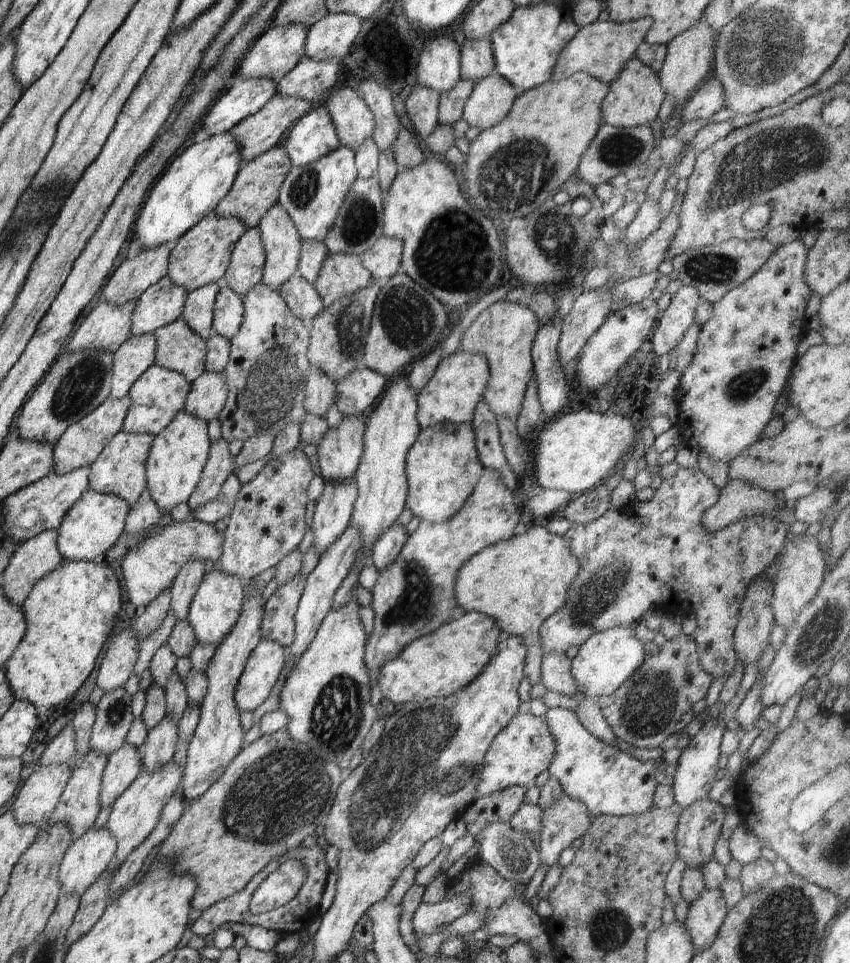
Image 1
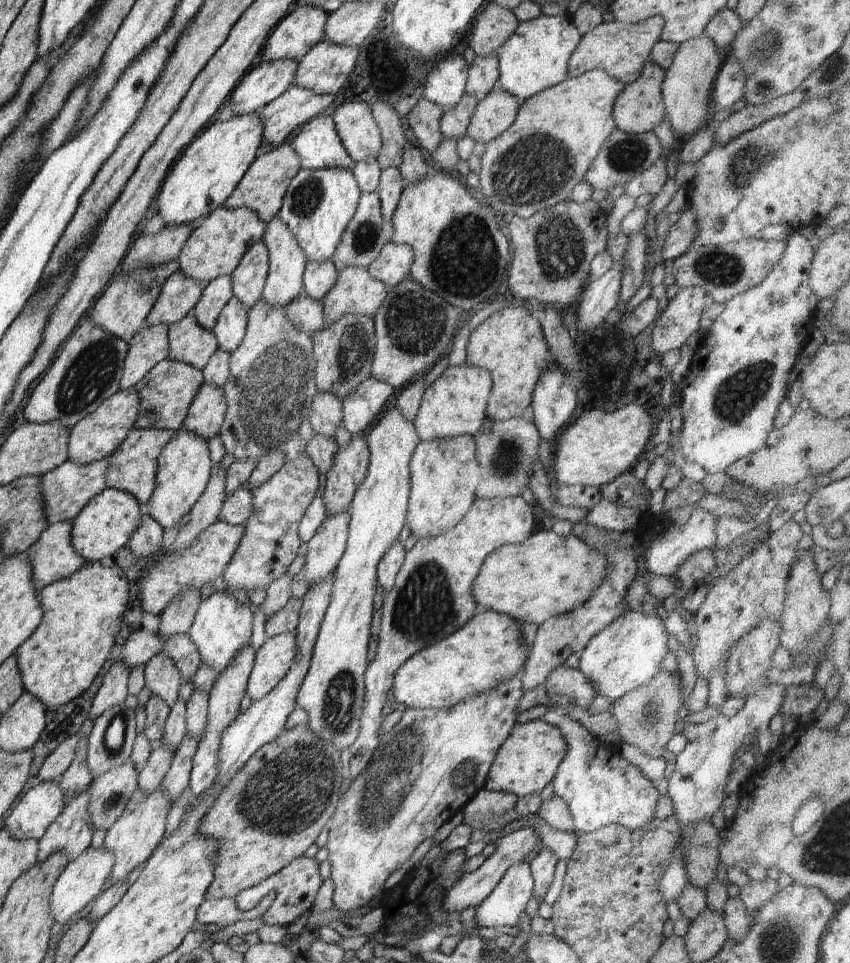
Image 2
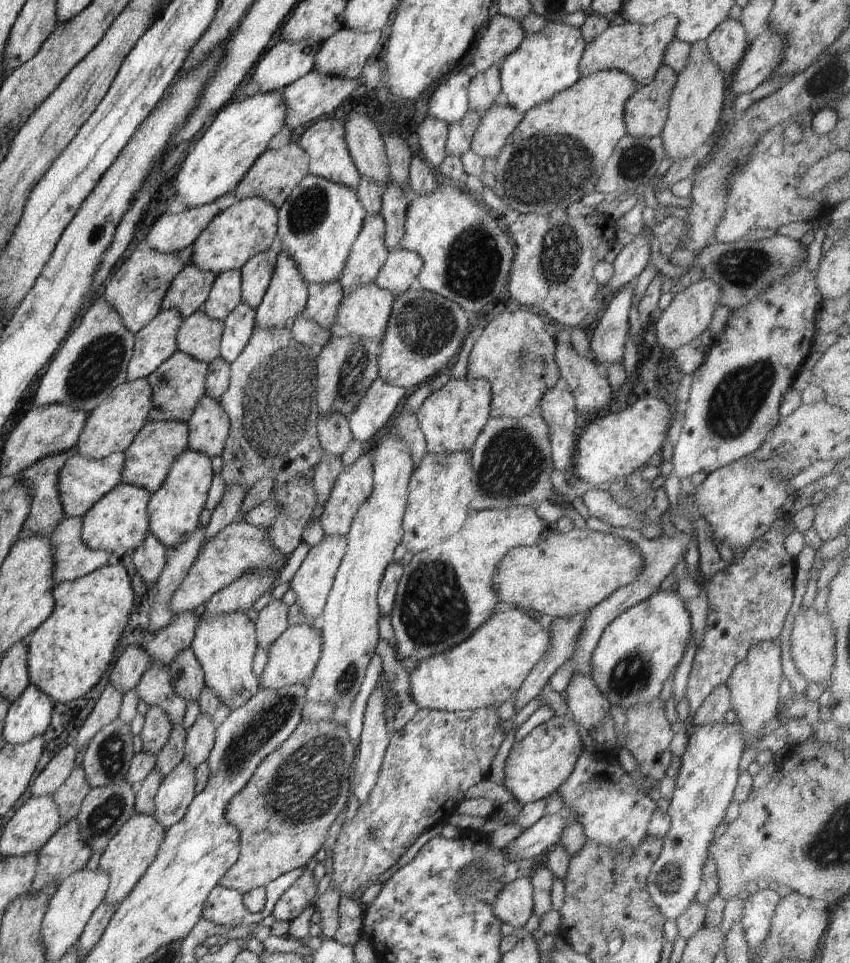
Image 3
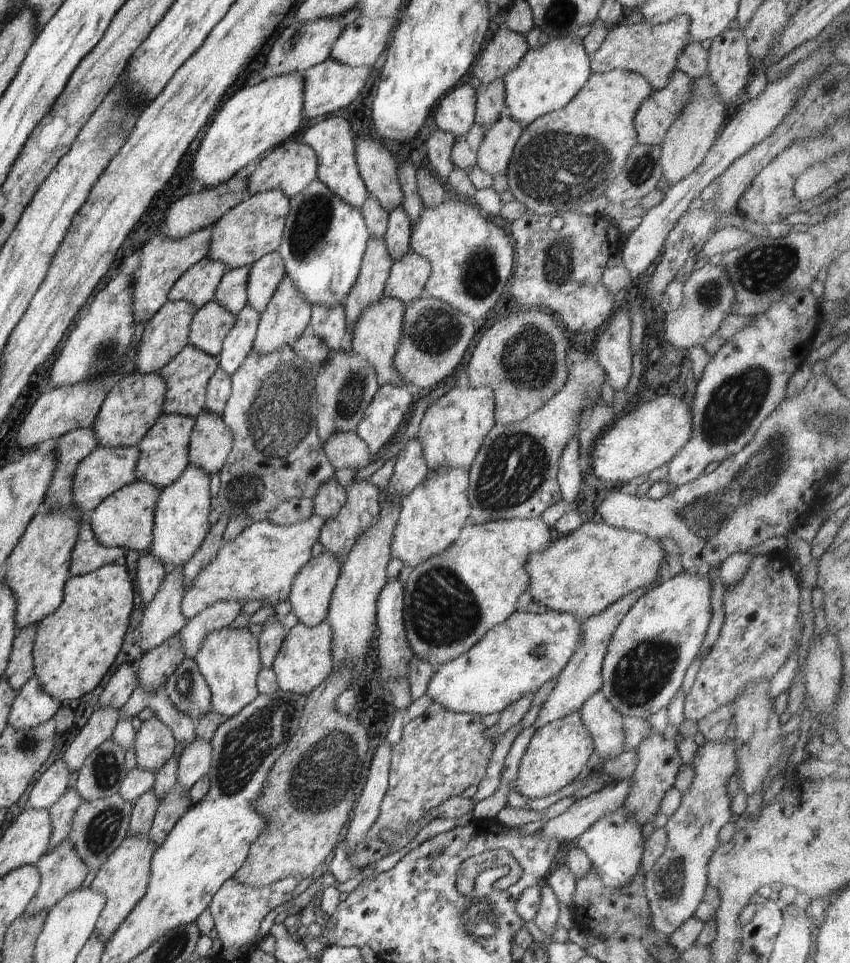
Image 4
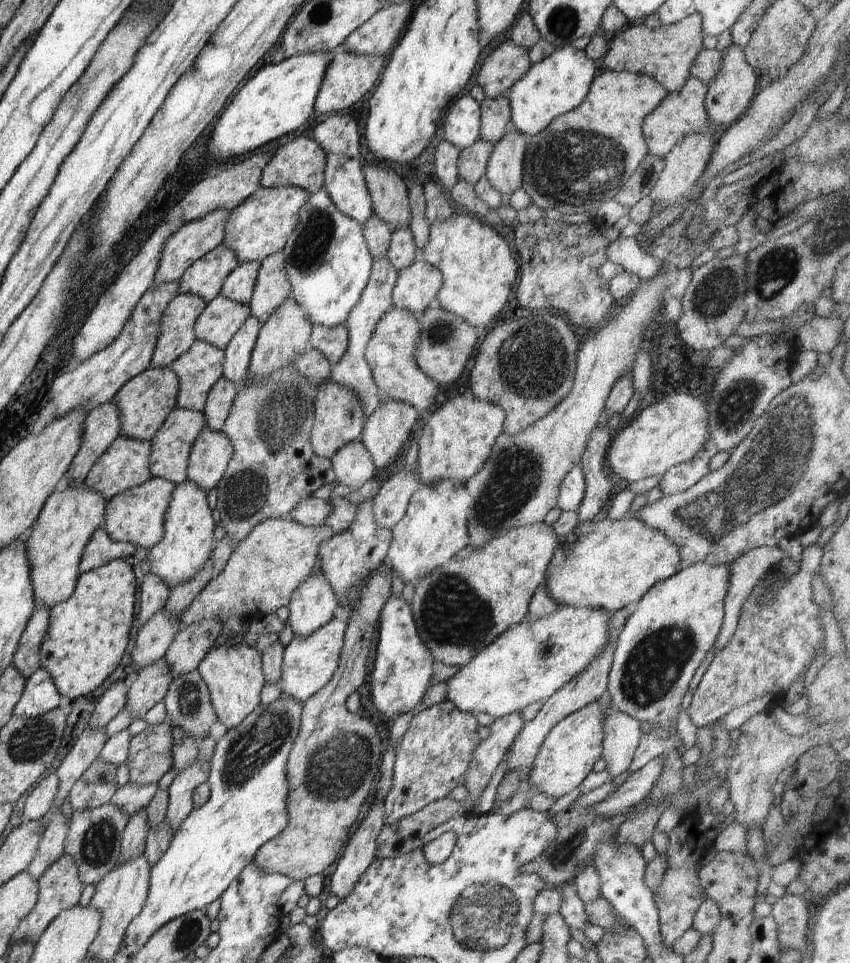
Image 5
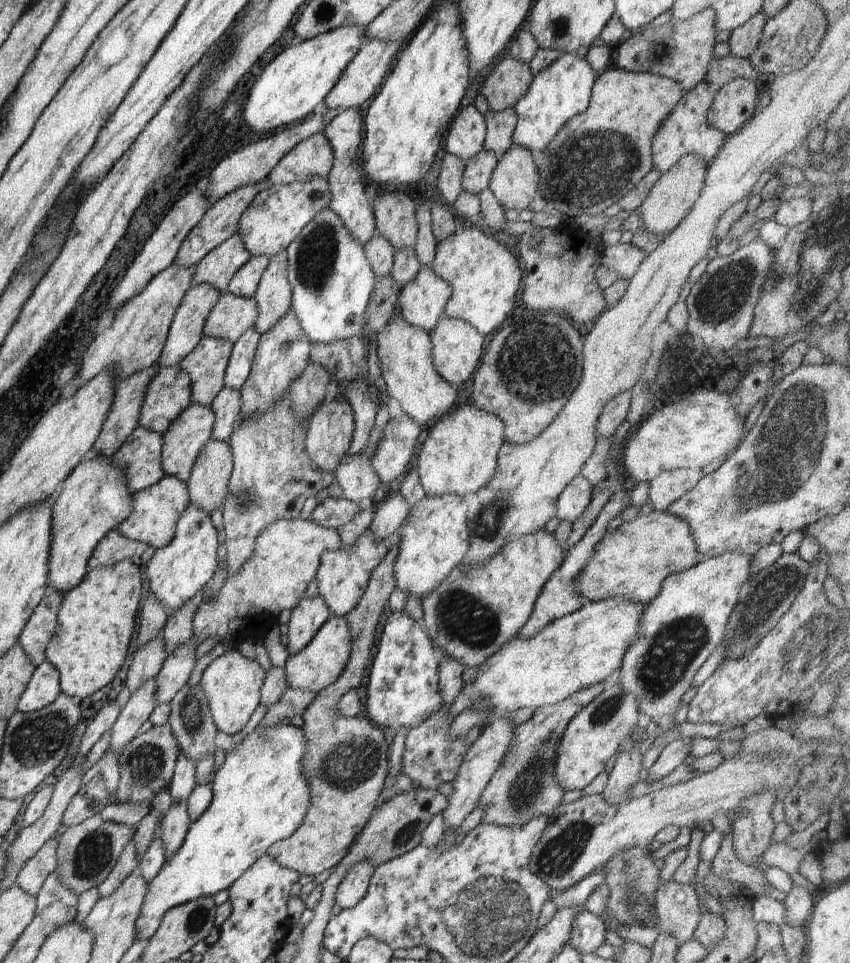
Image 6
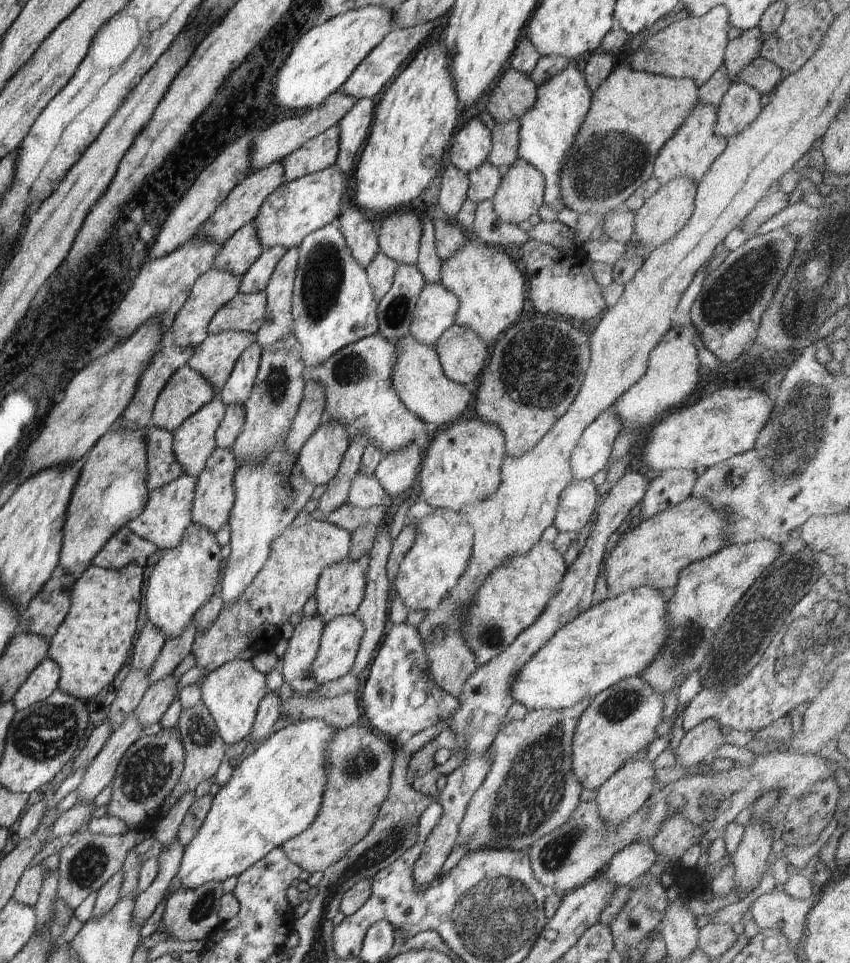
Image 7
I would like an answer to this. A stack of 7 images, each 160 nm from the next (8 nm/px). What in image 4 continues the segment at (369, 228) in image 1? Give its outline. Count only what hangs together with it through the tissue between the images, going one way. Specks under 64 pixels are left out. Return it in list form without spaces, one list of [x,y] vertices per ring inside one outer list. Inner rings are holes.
[[[370,236],[356,282],[342,302],[345,308],[345,321],[348,330],[348,334],[344,336],[341,342],[341,348],[345,351],[350,351],[353,348],[351,330],[361,310],[384,297],[386,279],[393,264],[394,260],[390,256],[383,239]]]

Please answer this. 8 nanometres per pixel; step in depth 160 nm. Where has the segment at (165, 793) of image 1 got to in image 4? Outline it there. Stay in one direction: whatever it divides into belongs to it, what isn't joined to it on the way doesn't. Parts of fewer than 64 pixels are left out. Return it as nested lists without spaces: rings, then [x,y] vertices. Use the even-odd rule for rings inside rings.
[[[127,835],[108,860],[97,870],[91,887],[106,897],[106,904],[95,924],[95,933],[105,942],[130,914],[134,905],[146,894],[151,873],[153,852],[158,846],[151,843],[148,835]]]

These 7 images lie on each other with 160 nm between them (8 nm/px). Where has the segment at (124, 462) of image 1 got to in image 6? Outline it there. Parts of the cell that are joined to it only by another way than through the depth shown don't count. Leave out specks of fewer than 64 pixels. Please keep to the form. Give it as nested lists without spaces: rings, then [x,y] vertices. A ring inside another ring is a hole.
[[[198,403],[188,405],[175,418],[162,435],[163,445],[161,450],[162,470],[169,477],[179,478],[182,482],[187,482],[190,478],[191,468],[195,463],[202,447],[212,439],[212,429],[215,421],[215,414],[210,407],[199,405]]]

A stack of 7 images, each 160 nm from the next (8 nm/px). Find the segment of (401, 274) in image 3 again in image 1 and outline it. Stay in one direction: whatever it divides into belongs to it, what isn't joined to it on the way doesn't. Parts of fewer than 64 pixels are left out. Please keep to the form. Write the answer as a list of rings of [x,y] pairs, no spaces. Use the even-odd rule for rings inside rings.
[[[382,236],[374,247],[358,258],[374,280],[392,278],[402,271],[403,242],[398,238]]]

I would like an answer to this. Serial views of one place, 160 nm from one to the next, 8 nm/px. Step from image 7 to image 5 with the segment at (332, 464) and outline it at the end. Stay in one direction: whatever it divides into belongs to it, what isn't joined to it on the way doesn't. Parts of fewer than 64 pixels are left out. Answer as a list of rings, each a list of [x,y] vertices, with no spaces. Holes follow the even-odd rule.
[[[326,380],[316,387],[314,395],[314,427],[311,431],[311,444],[320,458],[330,459],[342,446],[357,441],[358,436],[363,432],[364,412],[358,396],[350,390],[342,388],[336,382]]]

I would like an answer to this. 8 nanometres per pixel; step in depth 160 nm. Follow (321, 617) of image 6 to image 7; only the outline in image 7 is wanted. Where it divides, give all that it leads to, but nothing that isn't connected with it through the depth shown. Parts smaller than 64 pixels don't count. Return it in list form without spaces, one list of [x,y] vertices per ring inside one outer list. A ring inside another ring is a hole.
[[[317,614],[314,616],[302,616],[302,618],[303,621],[300,622],[300,624],[296,624],[294,635],[288,642],[288,649],[282,658],[280,674],[282,674],[284,682],[291,686],[294,695],[308,697],[310,692],[318,690],[318,686],[320,686],[320,684],[312,678],[310,666],[314,664],[314,660],[316,656],[318,656],[318,648],[320,648],[320,640],[323,634],[322,626],[324,624]]]

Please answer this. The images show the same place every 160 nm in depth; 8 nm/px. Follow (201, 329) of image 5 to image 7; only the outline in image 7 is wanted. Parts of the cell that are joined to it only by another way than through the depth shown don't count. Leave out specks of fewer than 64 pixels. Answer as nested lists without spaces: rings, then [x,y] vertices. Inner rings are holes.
[[[264,291],[236,294],[216,312],[208,326],[209,334],[224,331],[258,332],[266,320],[266,304]]]

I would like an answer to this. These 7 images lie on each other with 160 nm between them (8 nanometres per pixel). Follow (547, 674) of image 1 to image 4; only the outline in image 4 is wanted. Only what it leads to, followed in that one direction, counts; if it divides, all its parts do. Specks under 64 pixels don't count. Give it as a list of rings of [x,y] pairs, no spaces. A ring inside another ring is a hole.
[[[601,692],[590,696],[578,712],[600,758],[609,760],[624,752],[624,716]]]

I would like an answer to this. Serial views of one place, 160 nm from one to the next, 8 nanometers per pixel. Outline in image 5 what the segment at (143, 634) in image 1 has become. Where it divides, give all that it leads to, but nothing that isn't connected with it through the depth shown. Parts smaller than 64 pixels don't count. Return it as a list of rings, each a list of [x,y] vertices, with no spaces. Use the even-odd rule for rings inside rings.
[[[120,680],[102,694],[88,722],[90,730],[105,728],[122,712],[126,705],[128,690],[125,682]]]

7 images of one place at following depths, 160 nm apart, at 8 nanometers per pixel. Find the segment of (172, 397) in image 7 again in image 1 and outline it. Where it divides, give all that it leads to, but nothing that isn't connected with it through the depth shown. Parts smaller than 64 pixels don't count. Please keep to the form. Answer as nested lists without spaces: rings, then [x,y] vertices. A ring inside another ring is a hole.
[[[126,396],[122,399],[112,399],[109,397],[96,410],[84,416],[82,420],[72,424],[62,437],[54,444],[54,470],[56,474],[68,474],[78,468],[90,467],[102,450],[110,444],[110,440],[122,431],[126,414],[132,406],[130,398]]]

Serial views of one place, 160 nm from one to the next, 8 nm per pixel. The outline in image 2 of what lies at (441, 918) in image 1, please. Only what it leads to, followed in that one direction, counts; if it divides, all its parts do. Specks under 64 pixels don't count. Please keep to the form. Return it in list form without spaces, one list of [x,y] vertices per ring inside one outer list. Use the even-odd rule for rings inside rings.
[[[532,828],[518,829],[504,837],[498,837],[498,842],[494,843],[494,854],[488,856],[484,864],[474,872],[466,873],[464,878],[456,882],[456,885],[446,893],[442,901],[442,909],[445,912],[458,912],[458,910],[466,910],[468,906],[477,908],[494,891],[510,866],[532,857],[540,846],[540,835]]]

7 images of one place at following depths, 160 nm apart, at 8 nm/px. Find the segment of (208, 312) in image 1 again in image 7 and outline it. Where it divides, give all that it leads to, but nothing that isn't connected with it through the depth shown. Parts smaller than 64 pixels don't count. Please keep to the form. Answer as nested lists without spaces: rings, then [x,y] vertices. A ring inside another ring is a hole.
[[[282,246],[264,249],[258,261],[254,262],[254,265],[250,266],[250,270],[243,275],[239,293],[253,294],[265,291],[272,278],[274,268],[287,250],[288,248],[282,248]]]

